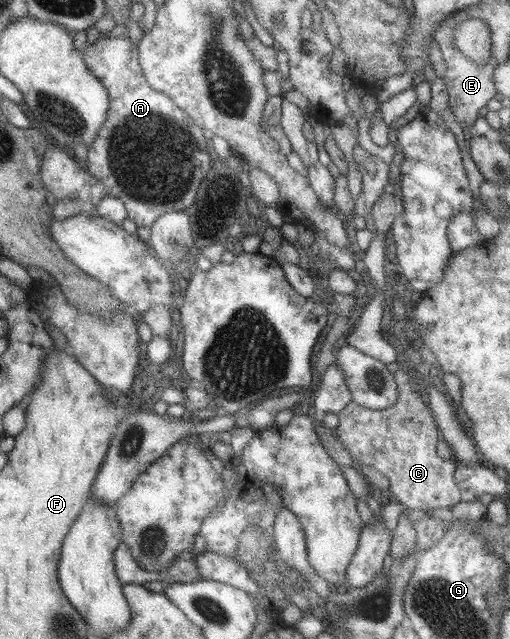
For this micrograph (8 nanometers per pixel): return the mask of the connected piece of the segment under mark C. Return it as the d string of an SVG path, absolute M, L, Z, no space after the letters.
M406 368L398 369L396 382L402 387L402 397L395 405L387 409L367 409L352 401L351 404L338 415L339 425L336 434L339 440L348 448L348 451L356 459L357 465L368 465L374 467L389 478L393 499L402 502L408 509L422 509L430 513L439 507L448 507L462 500L459 485L455 480L455 460L445 460L438 454L438 443L440 443L440 428L435 415L420 392L412 388L412 380Z

